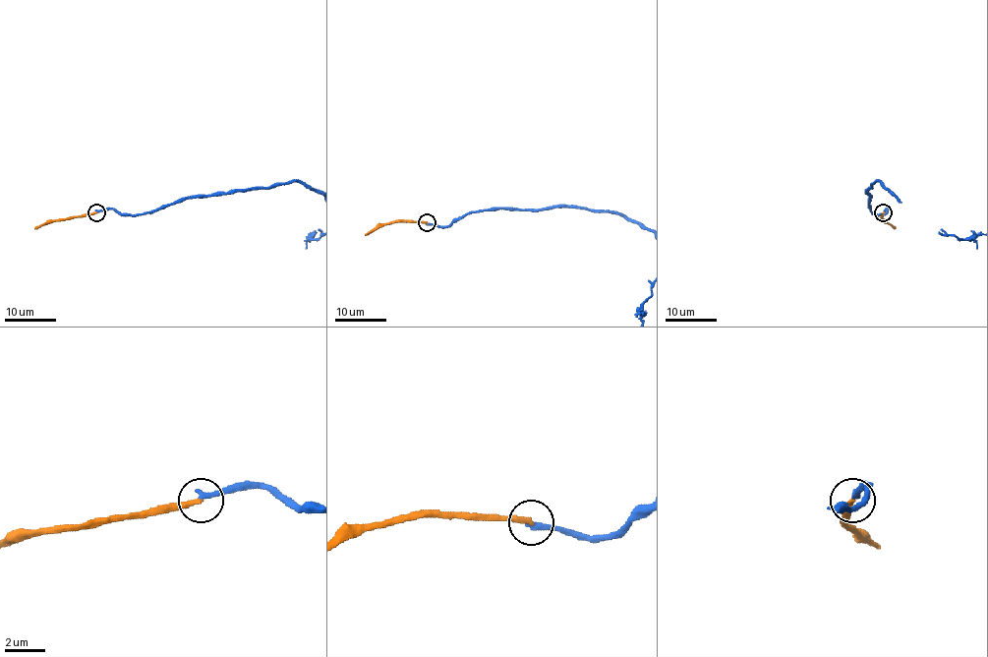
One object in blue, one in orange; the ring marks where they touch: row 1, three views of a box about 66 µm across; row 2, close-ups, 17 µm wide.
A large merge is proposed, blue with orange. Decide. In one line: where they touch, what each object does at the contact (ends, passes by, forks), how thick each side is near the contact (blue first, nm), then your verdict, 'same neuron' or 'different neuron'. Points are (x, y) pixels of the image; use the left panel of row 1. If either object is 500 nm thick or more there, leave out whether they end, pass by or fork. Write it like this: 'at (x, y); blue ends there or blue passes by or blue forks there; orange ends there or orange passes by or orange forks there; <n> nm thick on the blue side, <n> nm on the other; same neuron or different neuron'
at (96, 212); blue ends there; orange ends there; 300 nm thick on the blue side, 260 nm on the other; different neuron

